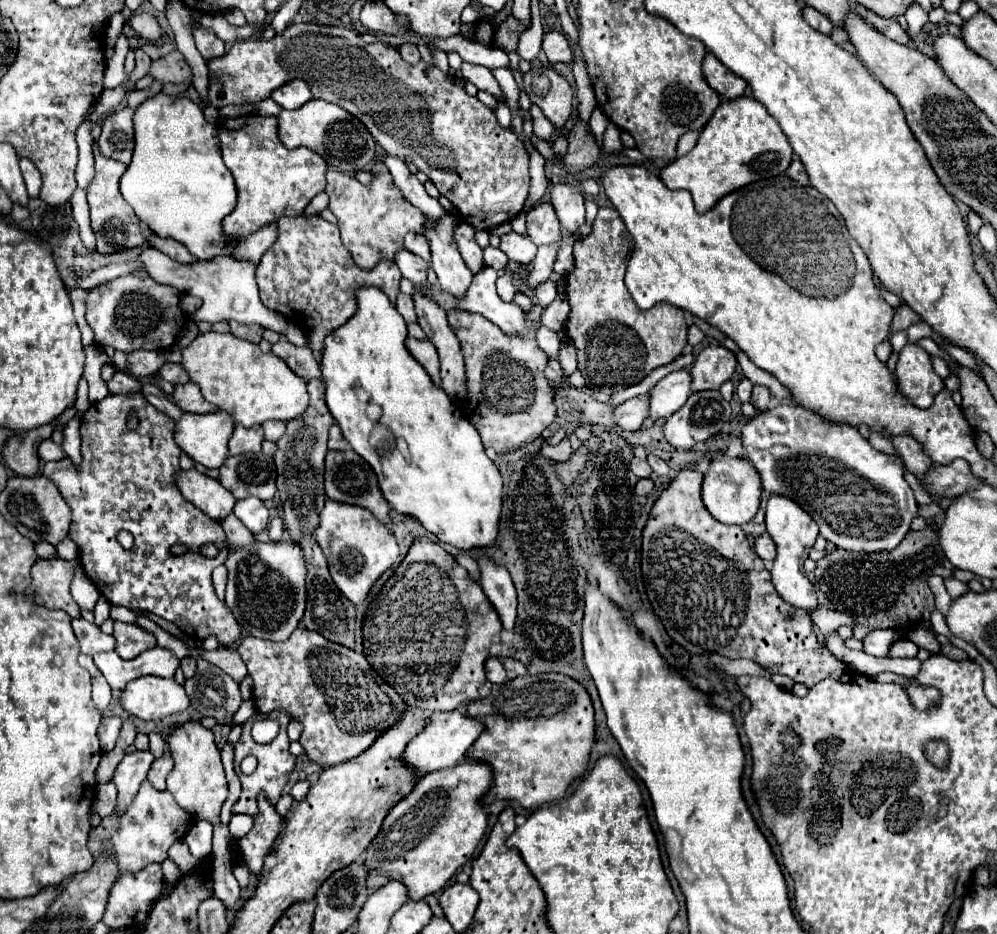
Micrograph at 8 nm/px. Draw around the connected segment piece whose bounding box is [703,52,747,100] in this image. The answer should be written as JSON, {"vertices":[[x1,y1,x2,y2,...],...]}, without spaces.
{"vertices":[[707,52,705,60,703,60,703,76,707,80,707,84,721,96,733,100,739,98,745,88,747,82,741,76,735,76,727,66,723,66,721,60,717,60,711,52]]}

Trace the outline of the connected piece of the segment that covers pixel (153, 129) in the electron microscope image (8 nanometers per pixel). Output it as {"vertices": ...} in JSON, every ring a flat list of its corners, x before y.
{"vertices":[[157,94,137,108,135,152,131,164,121,176,121,194,149,230,153,230,161,238,173,238,181,242,197,260,209,262,217,256,231,256,235,252,235,246,227,246,229,236,223,236,221,222,235,210,237,188,229,168,221,160,217,128,205,122,203,108,189,98]]}

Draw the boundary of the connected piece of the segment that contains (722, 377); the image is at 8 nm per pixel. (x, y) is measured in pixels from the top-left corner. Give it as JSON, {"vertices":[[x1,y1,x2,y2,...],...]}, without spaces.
{"vertices":[[707,346,705,350,701,350,701,354,697,356,691,368,691,378,693,378,691,392,719,388,723,382,731,378,735,366,737,360,733,352,729,352,723,346]]}

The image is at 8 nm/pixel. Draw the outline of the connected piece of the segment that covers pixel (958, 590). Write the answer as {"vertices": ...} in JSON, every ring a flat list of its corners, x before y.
{"vertices":[[945,578,945,588,947,588,947,592,949,592,949,596,955,600,955,598,959,598,959,596,963,596,967,590,969,590,969,586,965,584,965,582,959,582,959,580,955,580,955,578]]}

